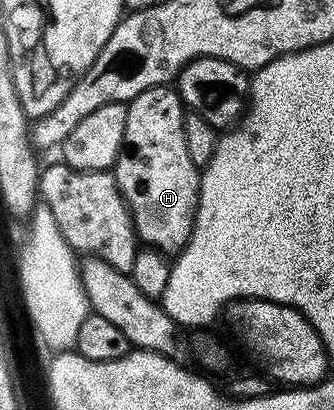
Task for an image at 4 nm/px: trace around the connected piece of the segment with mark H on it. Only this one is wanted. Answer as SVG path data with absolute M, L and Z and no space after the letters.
M157 85L140 93L128 102L124 153L115 166L117 186L129 206L136 240L166 255L182 252L191 239L201 198L201 173L187 151L186 116L187 106L176 88Z

